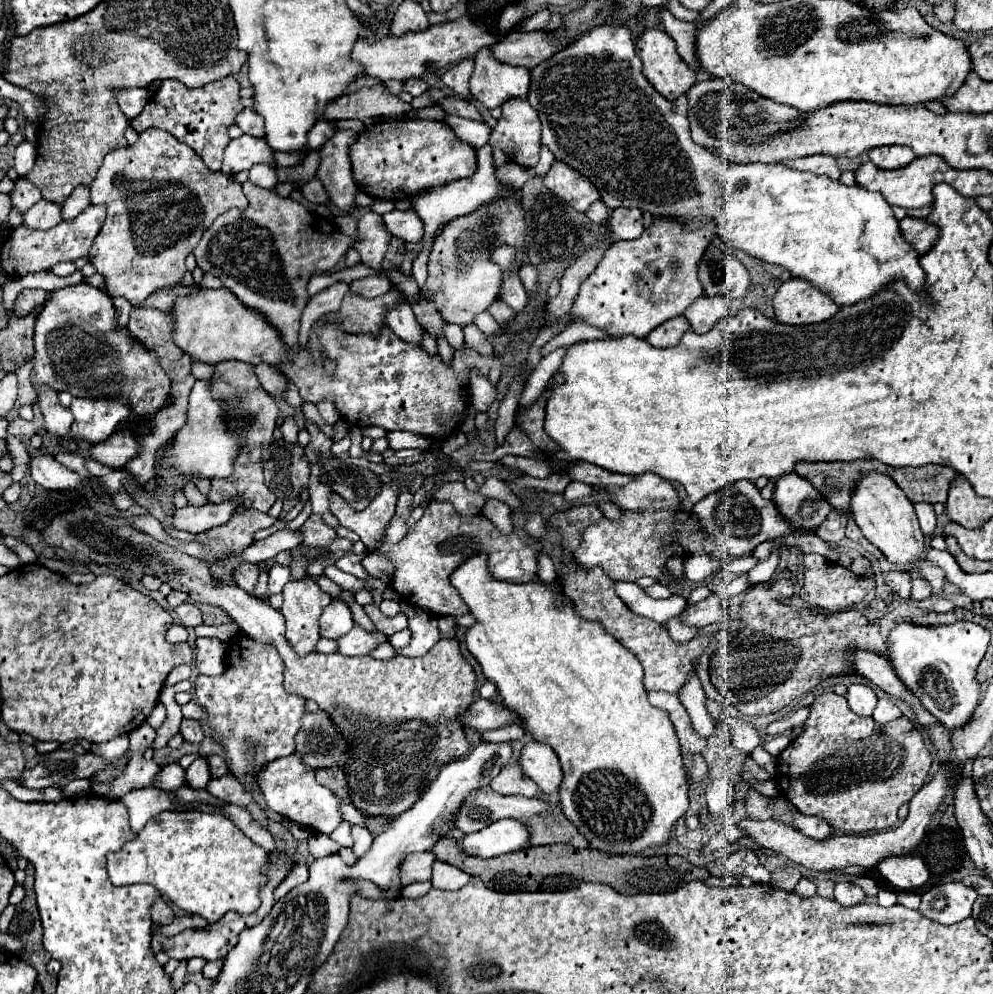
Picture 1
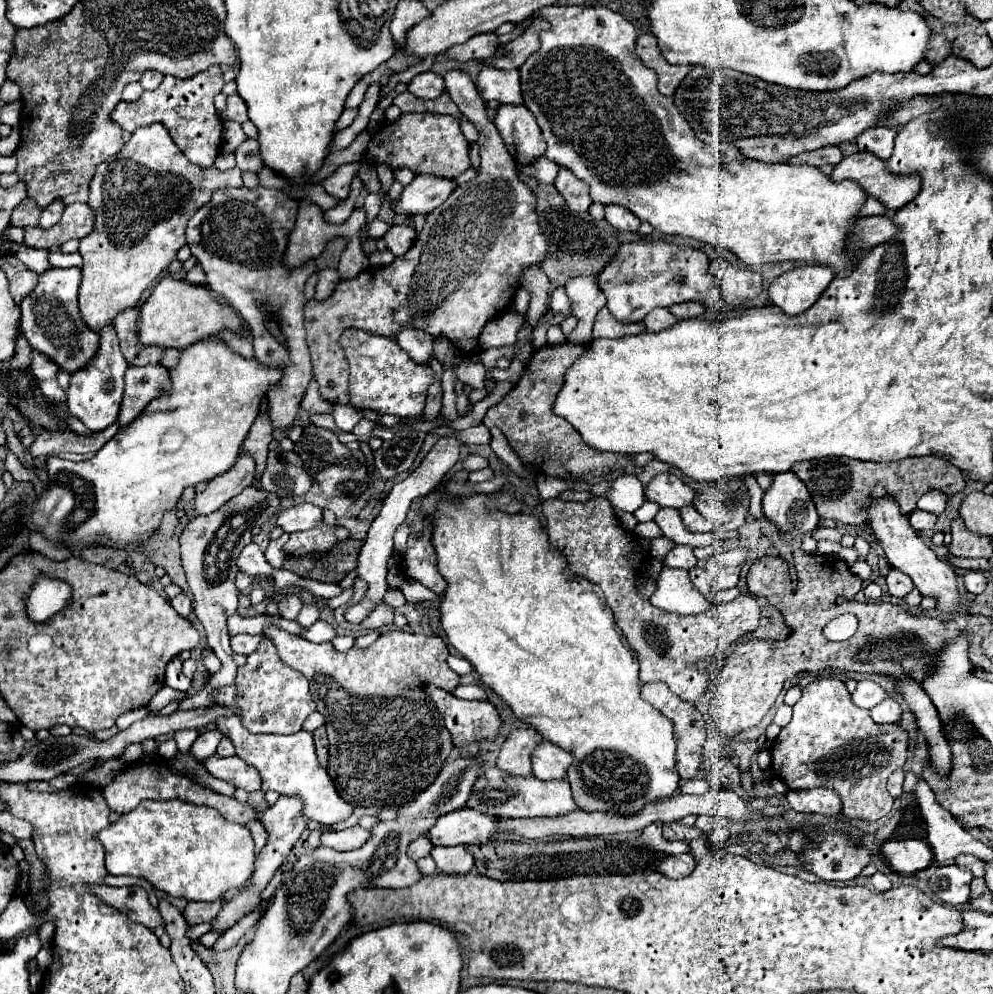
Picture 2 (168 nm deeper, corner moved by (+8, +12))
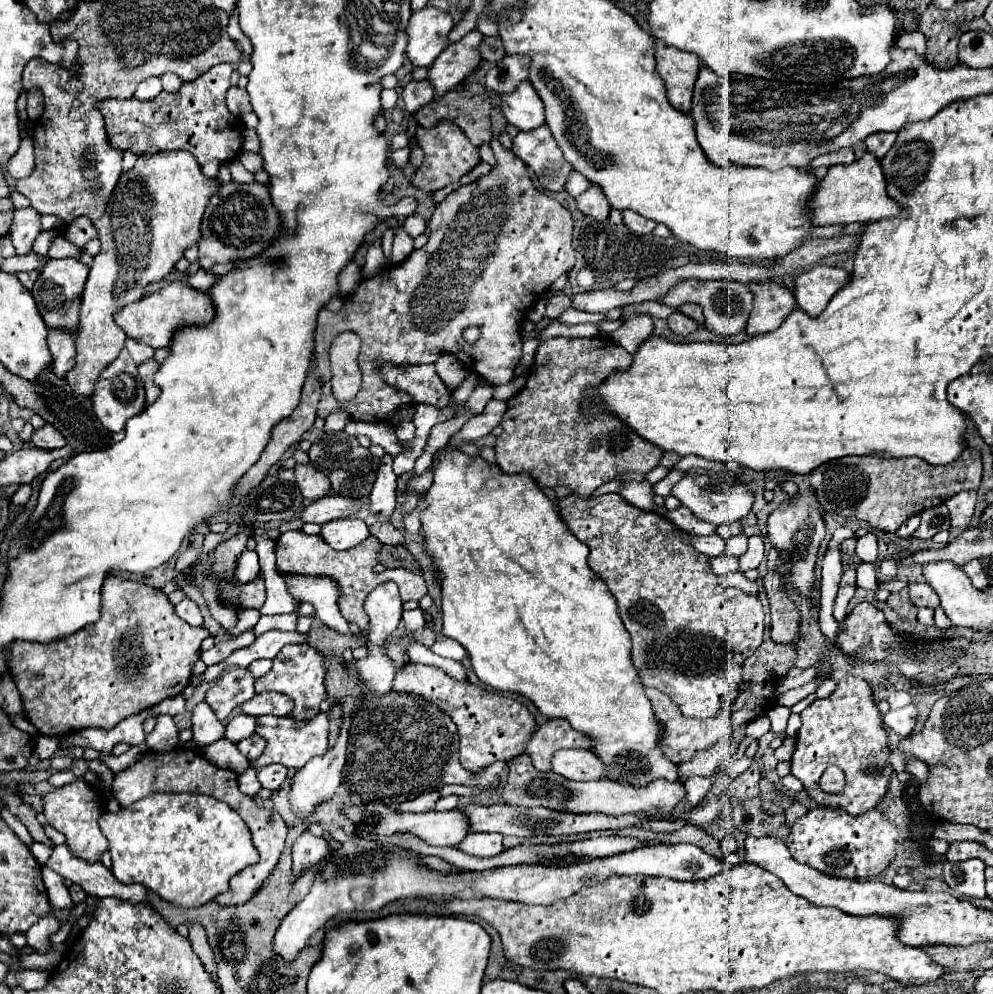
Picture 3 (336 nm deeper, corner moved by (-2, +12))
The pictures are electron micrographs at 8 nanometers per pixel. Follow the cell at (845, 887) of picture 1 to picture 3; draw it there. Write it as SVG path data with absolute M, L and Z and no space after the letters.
M817 806L807 810L805 816L795 820L789 830L787 848L791 856L823 874L837 878L865 880L881 874L897 856L899 832L897 826L877 808L867 814L847 814L847 810Z

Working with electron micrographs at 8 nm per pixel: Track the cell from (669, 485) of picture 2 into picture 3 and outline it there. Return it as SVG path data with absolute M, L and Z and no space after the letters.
M687 474L683 480L679 480L671 494L675 498L679 498L679 502L683 506L687 506L695 516L699 516L701 520L707 520L715 526L721 526L721 524L729 524L729 522L737 522L741 518L745 518L749 512L751 512L751 506L755 502L755 494L747 488L747 478L727 478L727 476L721 476L717 474L715 476L715 482L711 476L707 474Z

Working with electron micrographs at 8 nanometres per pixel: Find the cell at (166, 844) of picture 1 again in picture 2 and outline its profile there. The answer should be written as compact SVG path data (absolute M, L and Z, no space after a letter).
M181 800L141 802L133 812L97 834L105 848L109 874L145 878L169 896L215 902L227 890L241 888L253 874L255 848L249 830L227 822L217 810Z

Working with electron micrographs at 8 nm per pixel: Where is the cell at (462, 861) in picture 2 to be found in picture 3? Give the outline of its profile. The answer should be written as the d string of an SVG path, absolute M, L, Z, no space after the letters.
M467 834L463 842L459 844L459 850L479 856L479 858L489 858L497 856L503 852L503 834Z

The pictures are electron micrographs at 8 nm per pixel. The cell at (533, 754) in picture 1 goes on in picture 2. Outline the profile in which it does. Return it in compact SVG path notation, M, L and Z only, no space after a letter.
M541 742L533 750L533 776L541 780L553 780L553 778L565 778L569 764L573 762L573 756L559 746L551 742Z

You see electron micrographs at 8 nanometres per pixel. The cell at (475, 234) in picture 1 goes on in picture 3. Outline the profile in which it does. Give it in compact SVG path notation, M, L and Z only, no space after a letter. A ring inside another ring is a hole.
M491 140L491 148L497 156L497 166L477 182L453 190L435 208L435 214L429 220L429 242L423 248L413 250L403 262L391 266L387 276L383 270L375 278L363 280L357 292L345 300L341 312L331 314L329 310L321 310L315 332L315 372L321 380L321 402L317 410L319 418L327 418L331 412L343 410L353 420L389 422L395 410L411 406L413 398L399 388L389 386L381 376L379 368L383 364L433 364L441 354L455 354L471 372L489 380L493 386L511 382L521 358L519 328L527 318L527 310L535 304L537 296L543 296L543 290L547 290L575 264L575 250L571 246L573 218L571 212L555 198L533 186L525 164L513 152L505 150L499 140ZM473 324L481 328L481 338L475 344L469 344L461 334L463 328ZM341 332L355 332L363 342L363 388L357 398L349 402L337 402L329 384L329 344Z

